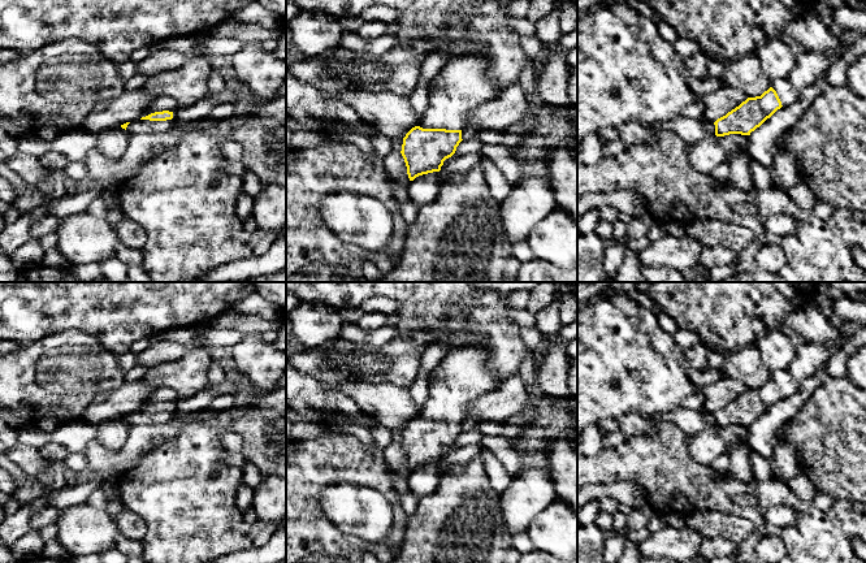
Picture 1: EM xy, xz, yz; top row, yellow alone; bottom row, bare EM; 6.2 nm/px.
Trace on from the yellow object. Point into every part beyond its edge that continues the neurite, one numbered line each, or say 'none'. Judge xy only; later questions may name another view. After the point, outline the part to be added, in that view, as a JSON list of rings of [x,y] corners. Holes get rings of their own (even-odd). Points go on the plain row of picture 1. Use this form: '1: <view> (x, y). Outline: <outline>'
1: xy (142, 418). Outline: [[[173,410],[166,412],[138,411],[130,413],[126,421],[129,425],[148,425],[166,423],[173,417],[174,417]]]

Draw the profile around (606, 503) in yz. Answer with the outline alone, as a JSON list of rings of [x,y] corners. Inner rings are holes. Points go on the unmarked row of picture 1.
[[[603,497],[598,501],[601,511],[606,511],[611,515],[618,512],[618,508],[620,506],[619,502],[616,502],[615,499],[611,499],[609,497]]]

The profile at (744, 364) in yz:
[[[755,343],[726,352],[720,368],[724,377],[736,378],[748,389],[761,387],[771,378],[771,372],[763,364]]]

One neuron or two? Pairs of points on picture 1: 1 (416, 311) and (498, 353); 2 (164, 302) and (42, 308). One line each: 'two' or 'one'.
1: one
2: one

